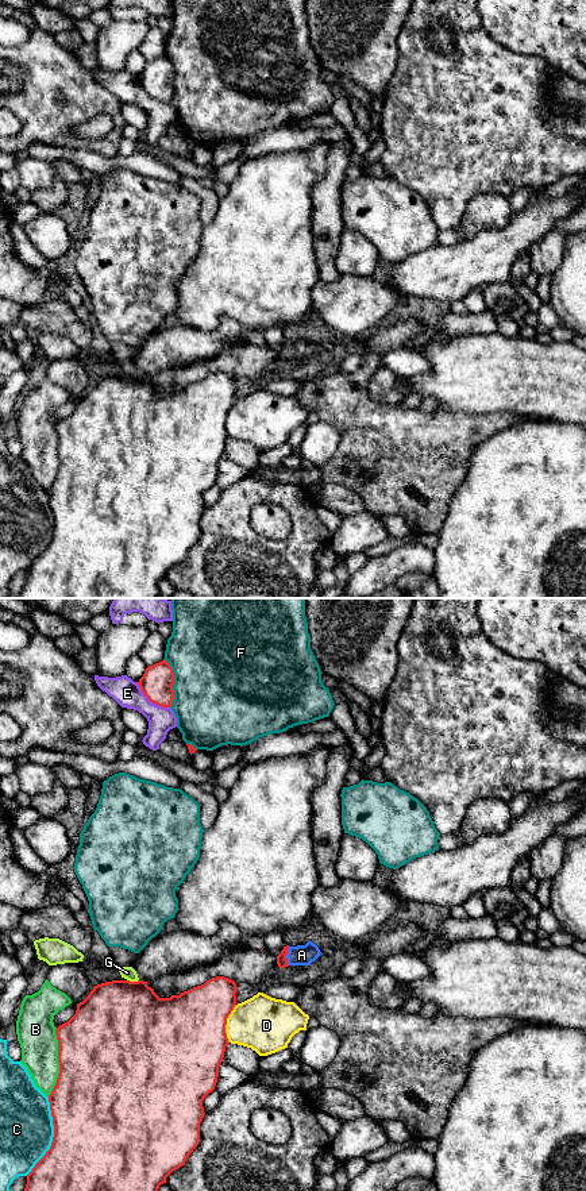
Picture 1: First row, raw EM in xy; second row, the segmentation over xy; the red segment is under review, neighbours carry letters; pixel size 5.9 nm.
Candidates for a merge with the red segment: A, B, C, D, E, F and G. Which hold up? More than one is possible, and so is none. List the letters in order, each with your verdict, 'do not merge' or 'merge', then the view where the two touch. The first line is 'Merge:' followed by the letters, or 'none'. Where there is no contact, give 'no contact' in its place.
Merge: A
A: merge; contact in xy
B: do not merge; contact in xy
C: do not merge; contact in xy
D: do not merge; contact in xy
E: do not merge; contact in xy
F: do not merge; contact in xy
G: do not merge; contact in xy

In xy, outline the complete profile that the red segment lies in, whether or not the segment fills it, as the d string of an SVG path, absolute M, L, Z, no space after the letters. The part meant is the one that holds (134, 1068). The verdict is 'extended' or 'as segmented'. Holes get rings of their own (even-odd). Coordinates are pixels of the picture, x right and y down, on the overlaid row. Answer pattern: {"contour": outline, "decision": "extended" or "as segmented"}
{"contour": "M224 976L212 978L170 998L159 998L143 980L112 980L95 986L89 995L77 1003L76 1014L55 1029L59 1074L49 1095L54 1137L50 1149L27 1175L24 1191L158 1191L159 1186L166 1183L166 1177L185 1164L200 1142L200 1123L205 1115L203 1101L215 1090L217 1082L219 1067L228 1045L227 1018L236 1006L235 994L236 983Z", "decision": "as segmented"}

